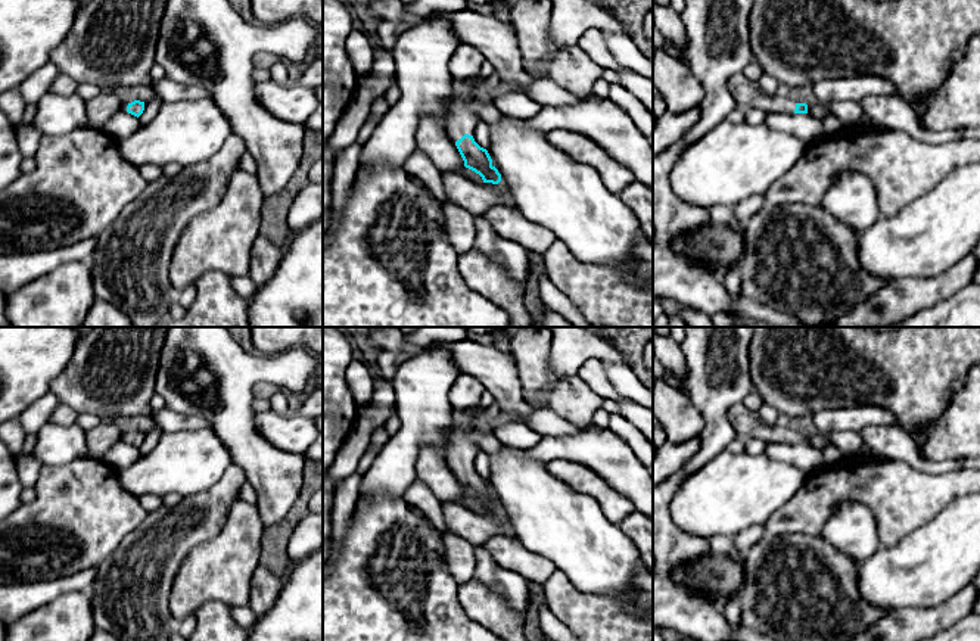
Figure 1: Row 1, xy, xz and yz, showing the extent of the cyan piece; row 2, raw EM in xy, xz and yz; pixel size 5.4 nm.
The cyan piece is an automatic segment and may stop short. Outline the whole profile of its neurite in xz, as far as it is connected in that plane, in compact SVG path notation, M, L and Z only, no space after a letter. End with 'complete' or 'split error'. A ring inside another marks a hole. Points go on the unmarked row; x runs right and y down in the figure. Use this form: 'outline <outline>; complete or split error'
outline M452 411L452 423L445 441L448 464L460 482L464 497L479 504L483 513L498 514L501 504L492 495L488 480L480 477L472 466L477 449L466 436L466 430L473 424L470 413Z; split error

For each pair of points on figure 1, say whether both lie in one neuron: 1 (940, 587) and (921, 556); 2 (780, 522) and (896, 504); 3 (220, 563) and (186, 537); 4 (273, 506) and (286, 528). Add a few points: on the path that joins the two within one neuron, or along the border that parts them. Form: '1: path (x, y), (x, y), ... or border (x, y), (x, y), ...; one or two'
1: path (933, 579), (929, 573), (929, 563); one
2: path (809, 507), (826, 491), (867, 491); one
3: border (224, 525), (186, 557), (177, 575); two
4: border (301, 489), (292, 509), (266, 531); two

